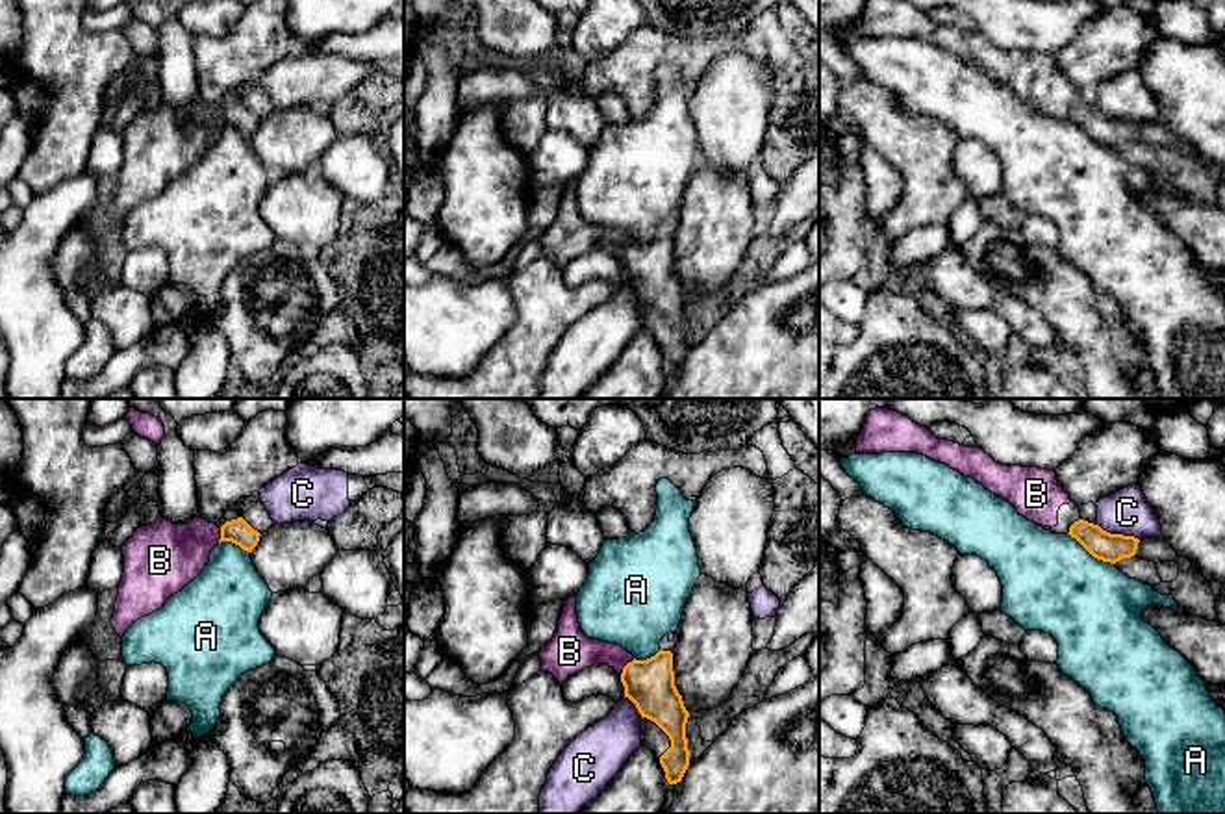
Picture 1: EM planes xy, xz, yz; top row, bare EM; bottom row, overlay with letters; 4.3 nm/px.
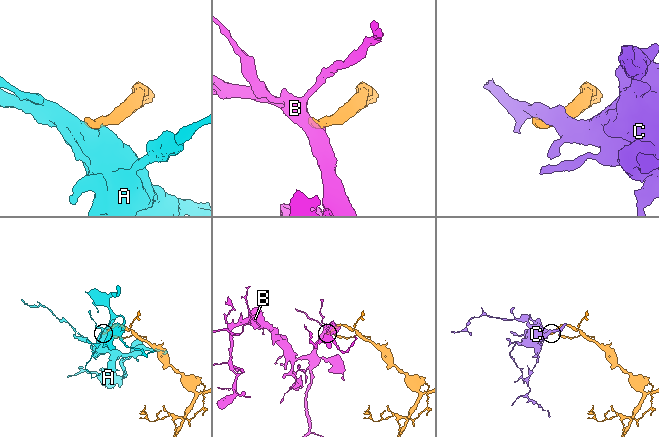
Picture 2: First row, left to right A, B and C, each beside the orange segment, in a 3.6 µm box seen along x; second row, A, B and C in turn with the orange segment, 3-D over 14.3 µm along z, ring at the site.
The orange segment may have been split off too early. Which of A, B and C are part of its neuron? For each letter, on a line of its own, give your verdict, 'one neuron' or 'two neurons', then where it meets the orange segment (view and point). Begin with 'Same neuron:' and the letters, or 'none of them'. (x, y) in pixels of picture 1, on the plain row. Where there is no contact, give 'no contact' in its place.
Same neuron: B
A: two neurons | yz (1092, 139)
B: one neuron | xz (625, 251)
C: two neurons | yz (1118, 119)

